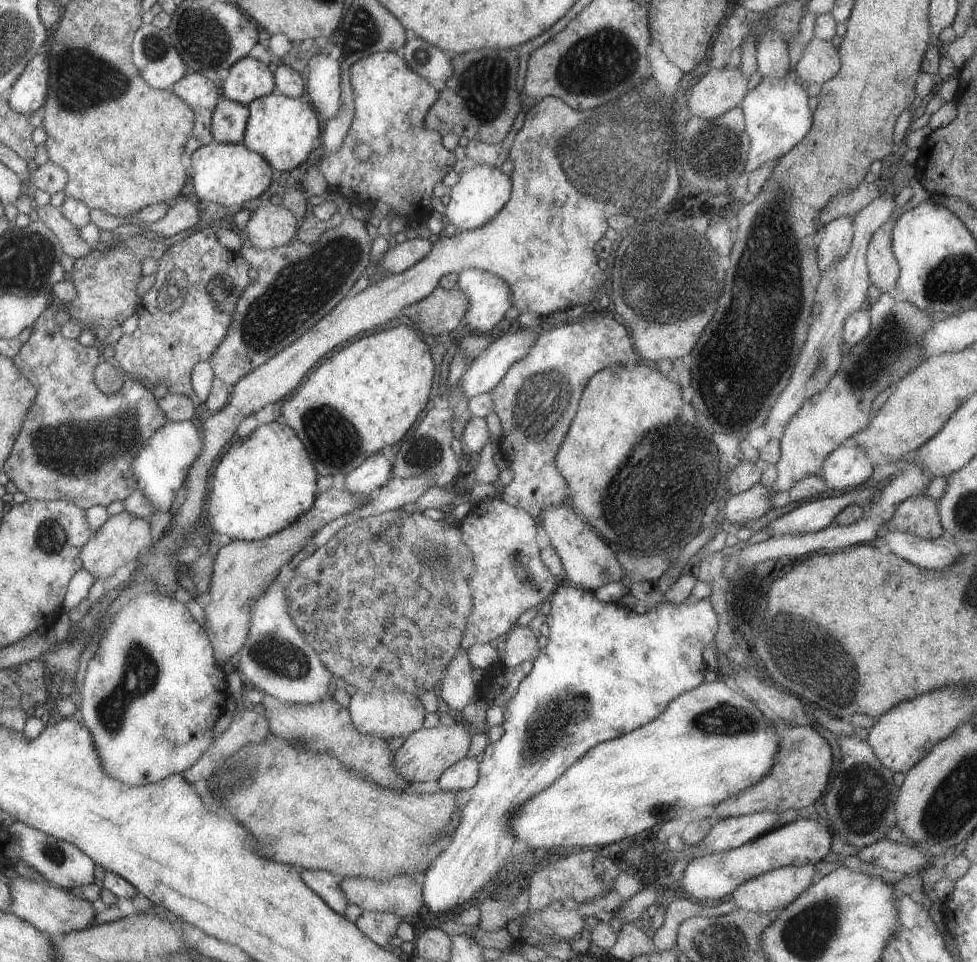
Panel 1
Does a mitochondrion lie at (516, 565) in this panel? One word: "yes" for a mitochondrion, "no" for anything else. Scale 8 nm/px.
yes

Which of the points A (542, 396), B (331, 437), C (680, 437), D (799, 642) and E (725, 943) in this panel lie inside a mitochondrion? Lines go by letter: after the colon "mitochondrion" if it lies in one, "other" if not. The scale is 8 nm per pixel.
A: mitochondrion
B: mitochondrion
C: mitochondrion
D: mitochondrion
E: mitochondrion

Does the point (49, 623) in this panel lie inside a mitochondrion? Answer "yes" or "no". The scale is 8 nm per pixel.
no

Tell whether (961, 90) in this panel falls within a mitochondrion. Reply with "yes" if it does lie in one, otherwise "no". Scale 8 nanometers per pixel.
no

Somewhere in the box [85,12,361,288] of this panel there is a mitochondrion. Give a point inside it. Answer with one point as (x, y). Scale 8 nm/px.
(218, 49)

